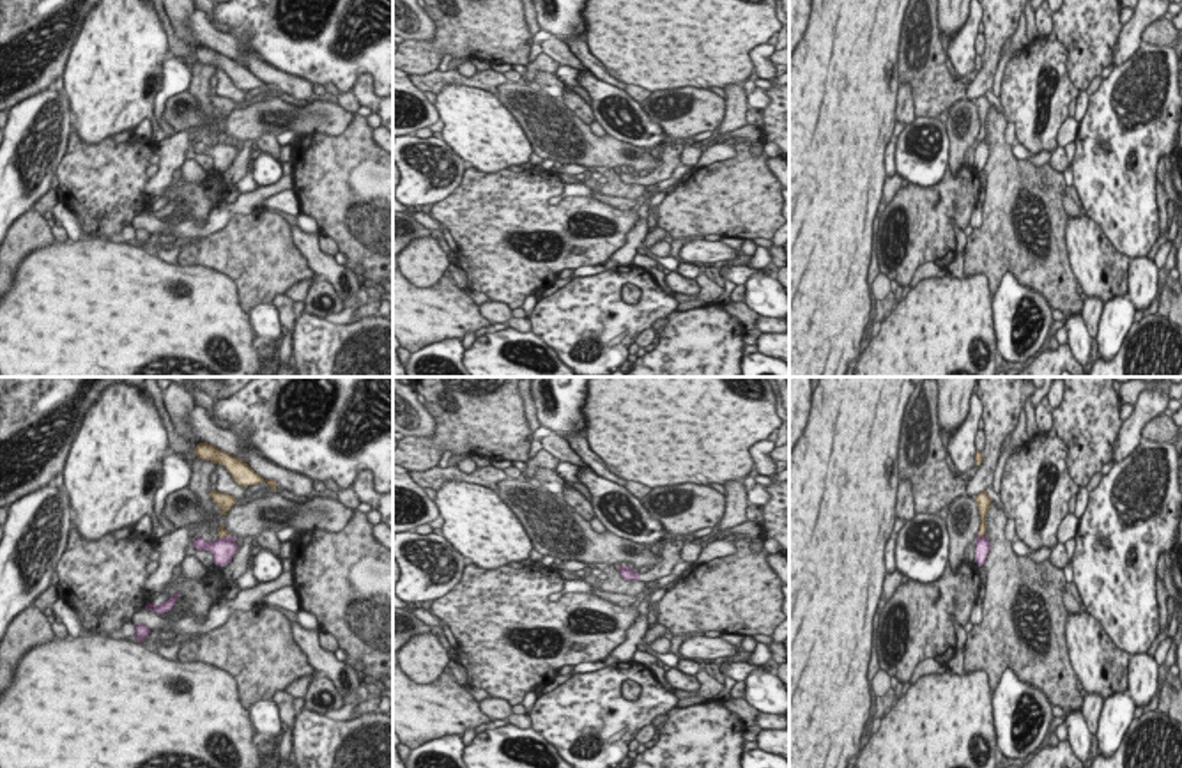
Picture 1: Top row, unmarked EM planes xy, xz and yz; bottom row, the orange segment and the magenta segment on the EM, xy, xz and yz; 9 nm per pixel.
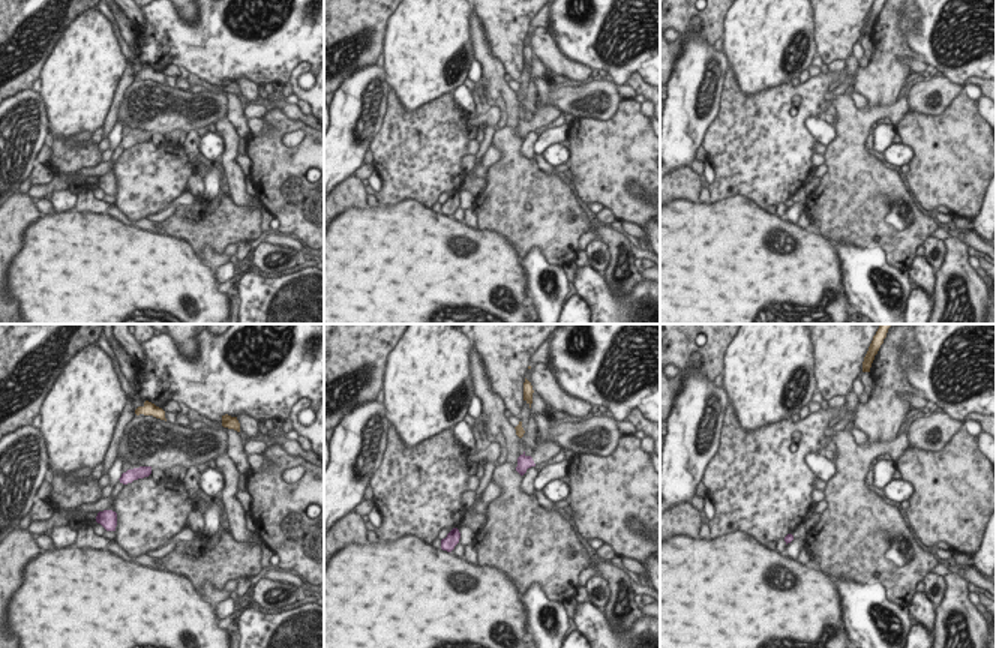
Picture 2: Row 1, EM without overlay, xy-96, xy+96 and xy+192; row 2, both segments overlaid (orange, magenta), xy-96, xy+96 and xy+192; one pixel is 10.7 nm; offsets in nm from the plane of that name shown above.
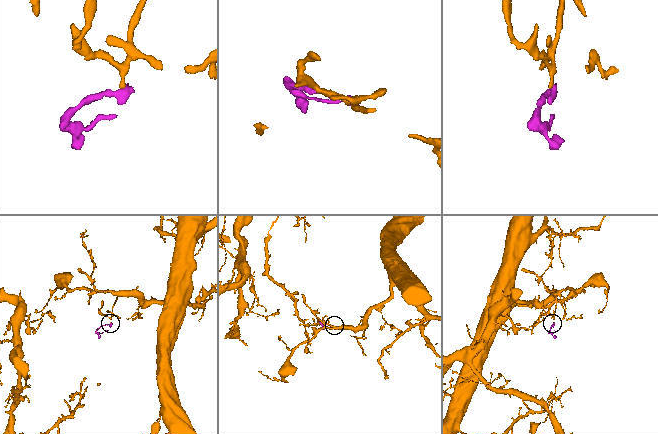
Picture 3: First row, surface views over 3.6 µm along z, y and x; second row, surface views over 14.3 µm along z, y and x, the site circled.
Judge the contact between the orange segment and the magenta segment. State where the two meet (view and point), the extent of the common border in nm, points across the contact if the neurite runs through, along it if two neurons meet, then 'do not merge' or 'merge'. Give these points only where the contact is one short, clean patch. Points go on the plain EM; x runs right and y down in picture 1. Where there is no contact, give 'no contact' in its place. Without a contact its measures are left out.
yz (982, 138) | 80 nm | along yz (986, 138), (979, 140) | do not merge

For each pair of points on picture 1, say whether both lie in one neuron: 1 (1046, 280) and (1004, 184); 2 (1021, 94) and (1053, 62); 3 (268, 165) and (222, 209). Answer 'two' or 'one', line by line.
1: one
2: one
3: two

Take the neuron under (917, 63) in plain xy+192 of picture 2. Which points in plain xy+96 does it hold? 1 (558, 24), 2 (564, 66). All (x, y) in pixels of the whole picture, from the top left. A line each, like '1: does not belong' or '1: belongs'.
1: does not belong
2: belongs

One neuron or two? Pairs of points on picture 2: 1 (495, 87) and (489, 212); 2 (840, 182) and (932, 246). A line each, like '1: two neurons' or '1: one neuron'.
1: one neuron
2: two neurons

